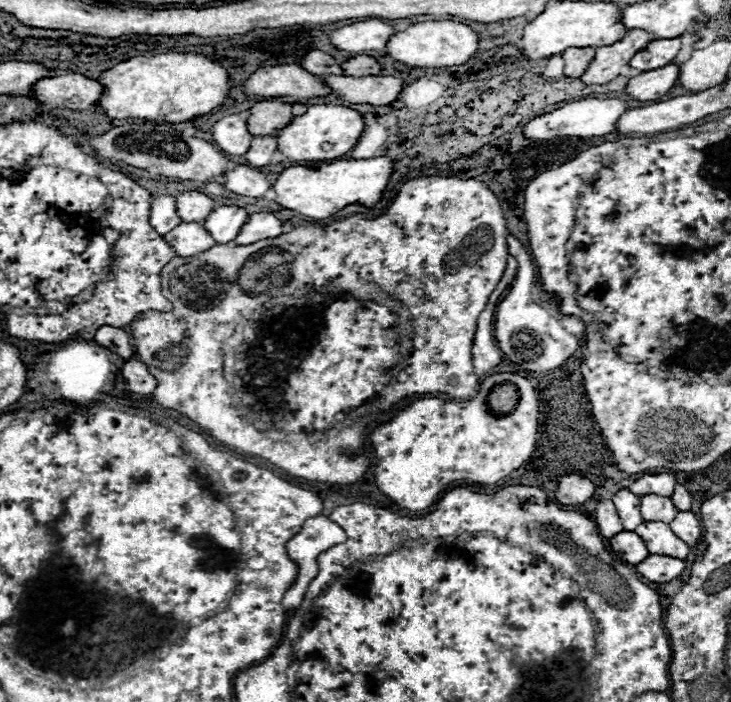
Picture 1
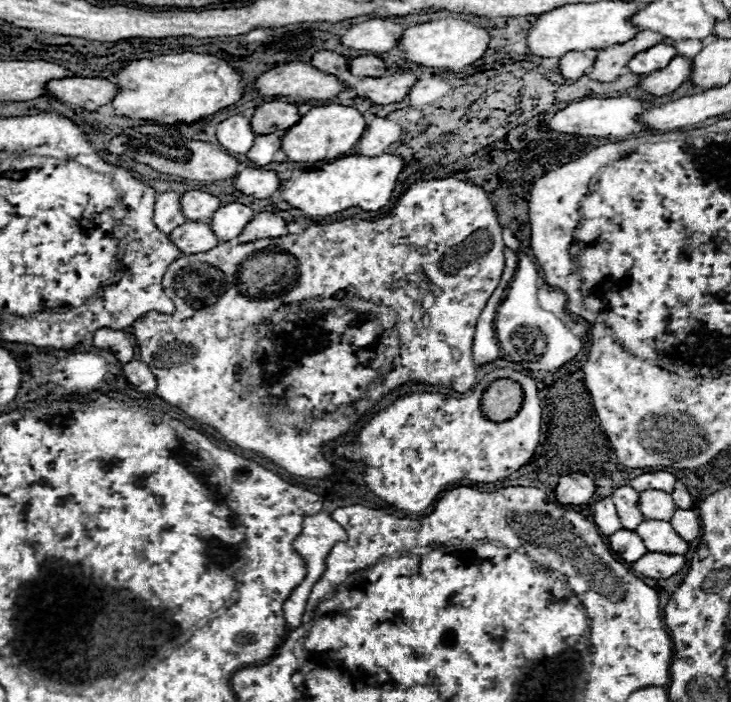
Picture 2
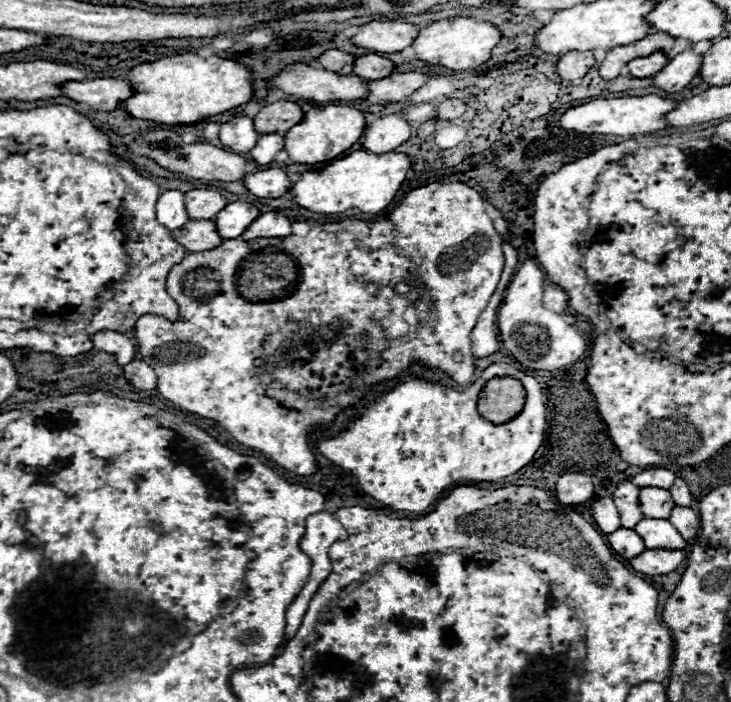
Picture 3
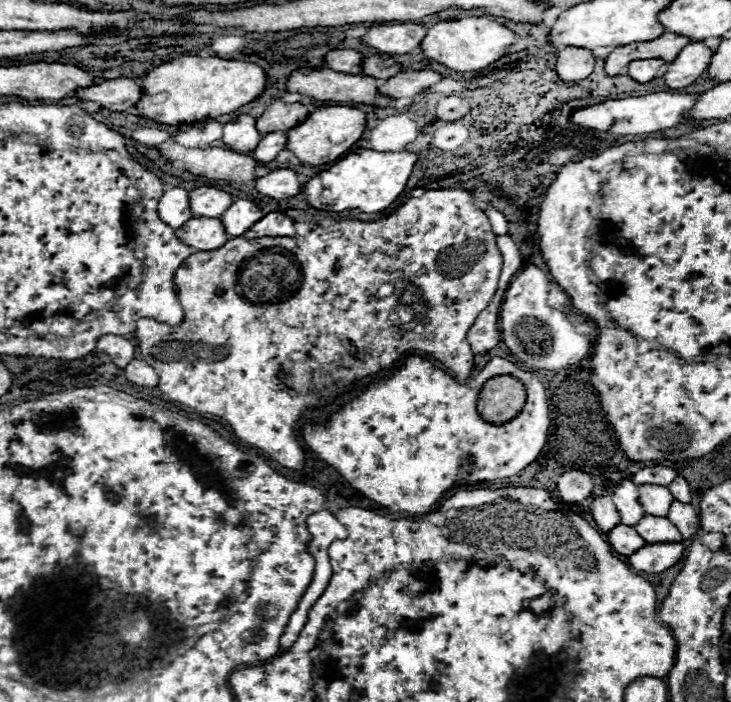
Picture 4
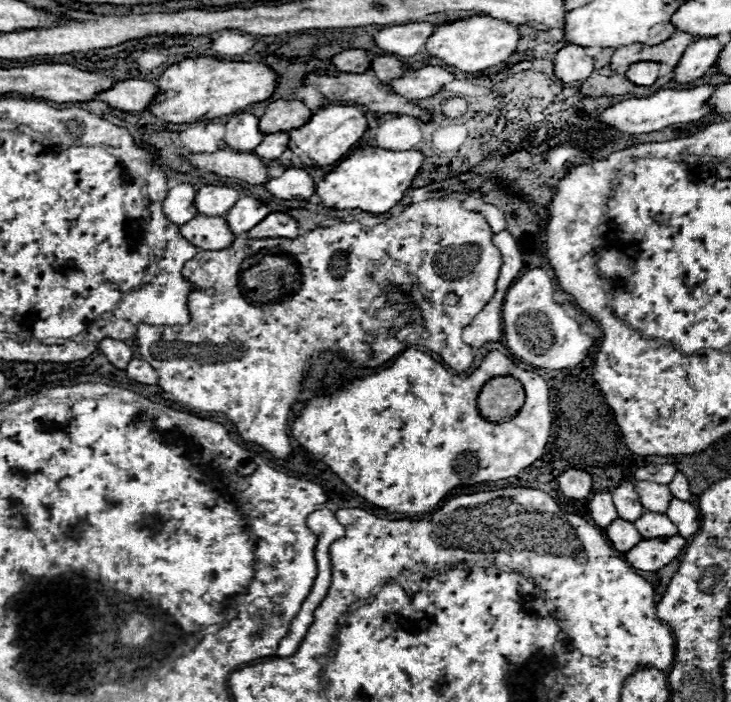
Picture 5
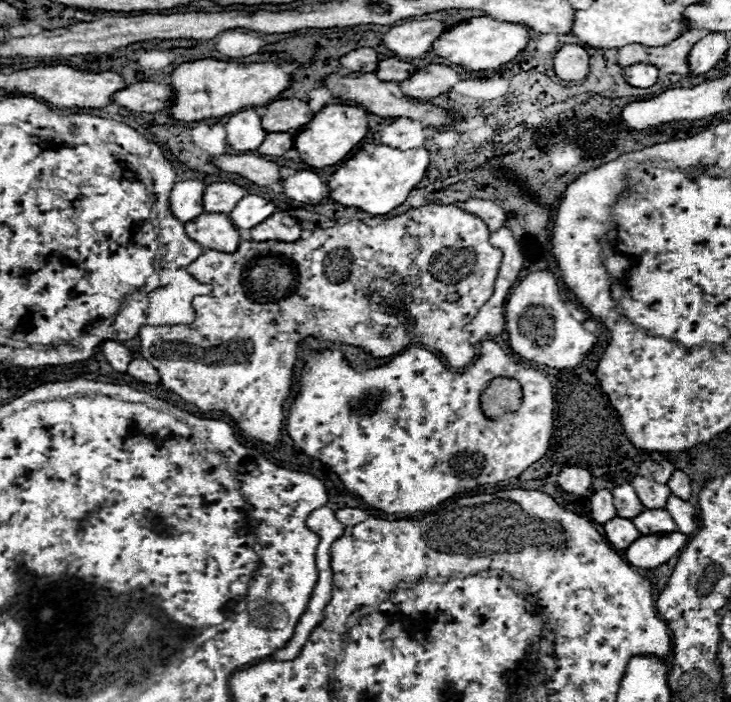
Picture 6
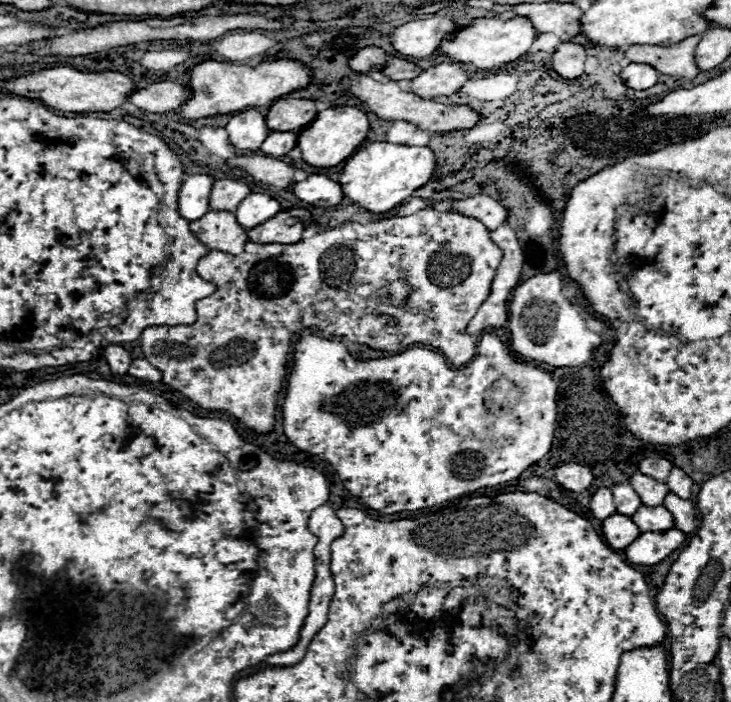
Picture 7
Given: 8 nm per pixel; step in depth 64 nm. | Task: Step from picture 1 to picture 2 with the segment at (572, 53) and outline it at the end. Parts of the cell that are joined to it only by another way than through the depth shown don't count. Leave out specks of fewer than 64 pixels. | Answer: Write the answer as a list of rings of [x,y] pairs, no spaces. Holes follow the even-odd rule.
[[[584,50],[584,52],[566,52],[560,58],[560,74],[564,78],[576,80],[586,74],[586,70],[594,64],[596,60],[596,50]]]

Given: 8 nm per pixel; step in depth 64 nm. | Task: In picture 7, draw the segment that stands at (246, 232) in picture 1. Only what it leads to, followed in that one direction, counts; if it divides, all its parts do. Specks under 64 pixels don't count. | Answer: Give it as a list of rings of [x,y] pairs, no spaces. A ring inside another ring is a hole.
[[[280,212],[278,216],[270,218],[270,222],[262,222],[262,226],[256,226],[248,232],[248,238],[252,242],[260,244],[296,244],[302,240],[302,222],[290,216],[288,212]]]

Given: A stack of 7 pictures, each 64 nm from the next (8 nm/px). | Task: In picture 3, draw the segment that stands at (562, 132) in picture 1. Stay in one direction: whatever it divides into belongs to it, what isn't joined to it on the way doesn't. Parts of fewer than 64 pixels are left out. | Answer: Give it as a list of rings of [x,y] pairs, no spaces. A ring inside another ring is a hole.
[[[648,94],[642,98],[610,98],[610,100],[592,100],[574,108],[568,108],[560,116],[560,126],[564,130],[578,130],[584,134],[614,134],[614,136],[628,136],[628,134],[646,134],[666,126],[662,114],[672,110],[676,100],[666,100],[656,94]]]

